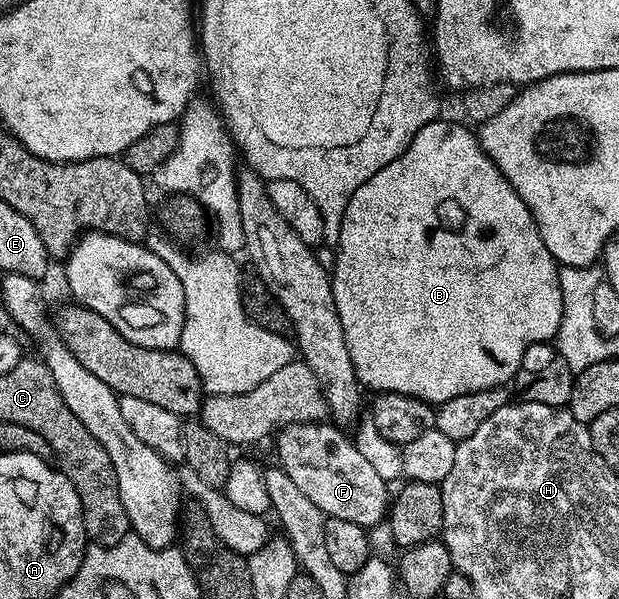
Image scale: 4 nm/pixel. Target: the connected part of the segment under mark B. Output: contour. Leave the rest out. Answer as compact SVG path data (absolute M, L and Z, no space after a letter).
M444 117L435 123L418 129L414 141L386 169L378 169L370 181L366 181L350 197L346 213L340 226L340 240L334 244L336 268L330 271L334 305L342 321L342 333L346 337L346 349L350 349L350 361L354 361L356 376L369 392L406 393L422 401L439 405L450 401L450 397L462 397L462 393L478 393L482 389L503 387L516 378L516 370L522 365L526 349L535 343L555 340L558 325L562 321L562 289L560 288L560 267L546 249L538 233L538 225L526 209L526 201L518 197L514 185L490 161L482 149L479 138L472 135L460 123L447 123Z

